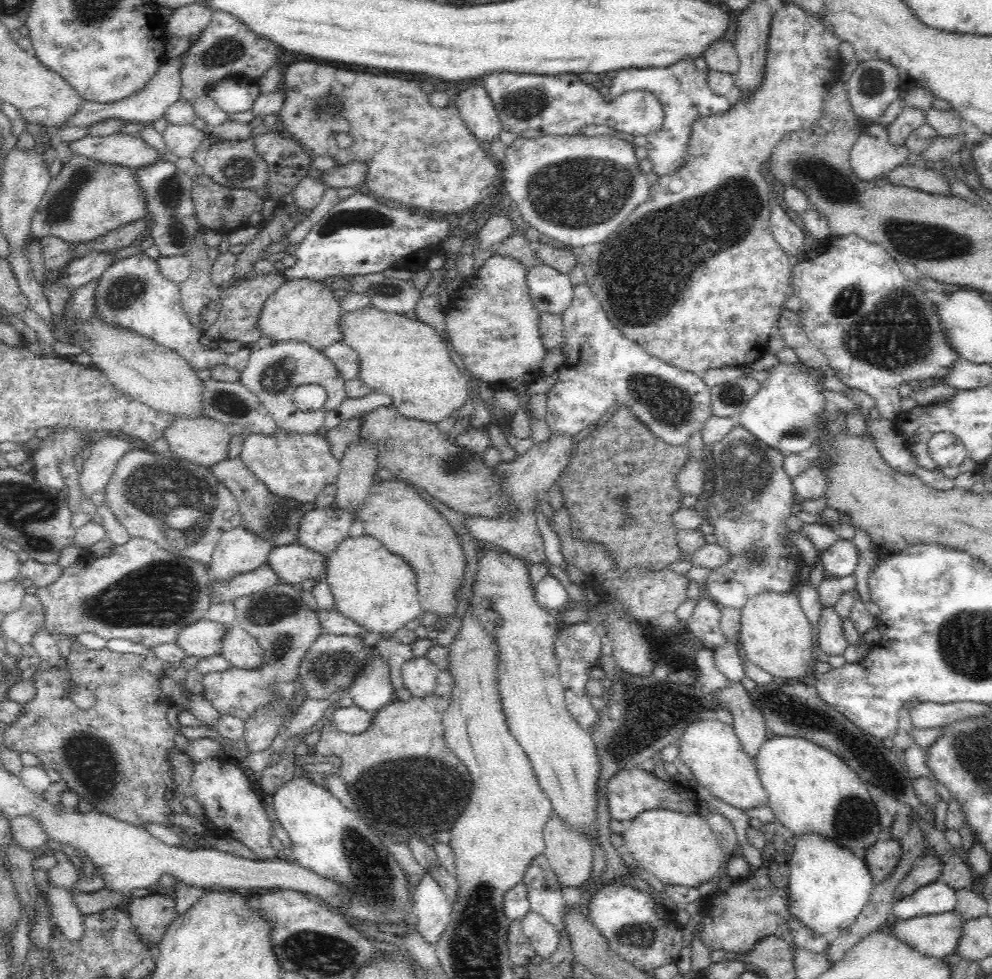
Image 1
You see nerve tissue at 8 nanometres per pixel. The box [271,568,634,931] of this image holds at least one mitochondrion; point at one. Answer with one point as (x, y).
(432, 793)

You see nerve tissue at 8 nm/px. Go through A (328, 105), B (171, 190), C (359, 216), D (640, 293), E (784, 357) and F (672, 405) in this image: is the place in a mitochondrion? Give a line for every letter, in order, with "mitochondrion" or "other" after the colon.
A: mitochondrion
B: mitochondrion
C: mitochondrion
D: mitochondrion
E: other
F: mitochondrion

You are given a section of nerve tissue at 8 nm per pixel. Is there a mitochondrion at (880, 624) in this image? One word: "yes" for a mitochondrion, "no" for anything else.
no

